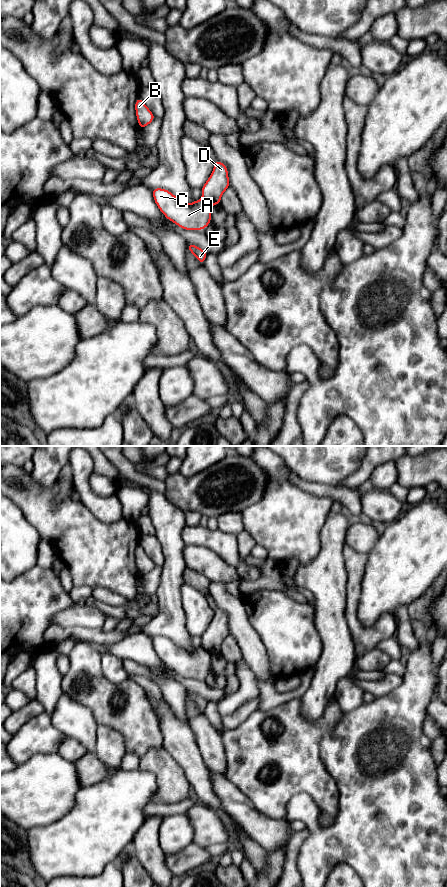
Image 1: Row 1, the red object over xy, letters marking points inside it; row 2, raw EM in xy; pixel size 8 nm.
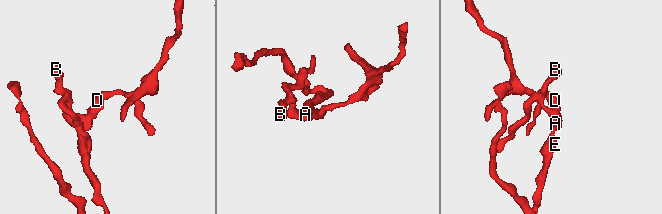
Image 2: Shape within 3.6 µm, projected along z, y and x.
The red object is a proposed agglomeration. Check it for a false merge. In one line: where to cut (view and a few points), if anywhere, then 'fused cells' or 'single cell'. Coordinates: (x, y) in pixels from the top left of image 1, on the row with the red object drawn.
cut xy (202, 199), (211, 205); fused cells

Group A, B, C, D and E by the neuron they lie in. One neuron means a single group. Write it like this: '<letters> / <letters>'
A B C E / D

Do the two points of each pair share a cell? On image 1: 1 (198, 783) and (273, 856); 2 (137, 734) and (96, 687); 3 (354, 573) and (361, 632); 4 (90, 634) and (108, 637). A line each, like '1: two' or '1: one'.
1: two
2: one
3: one
4: one

